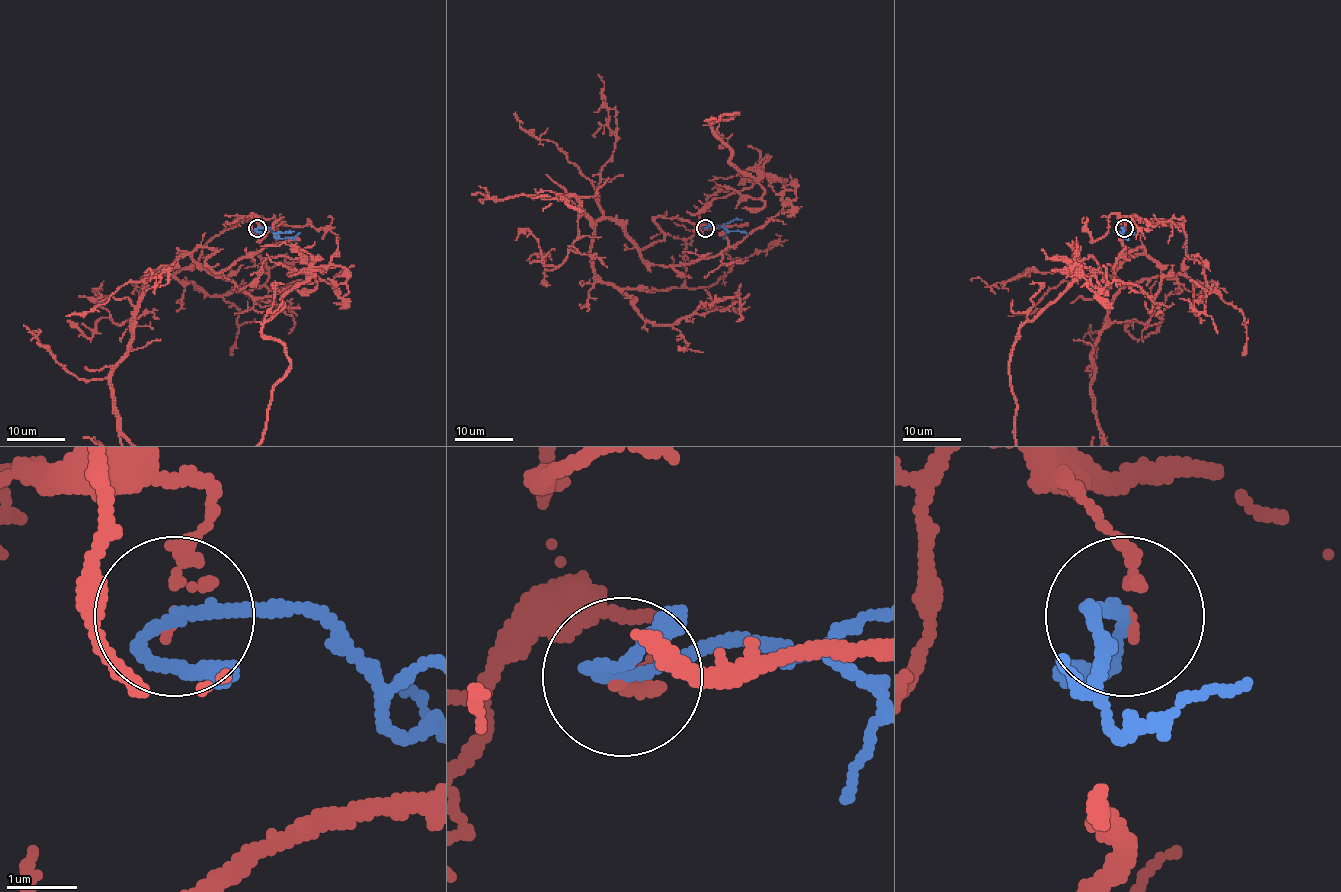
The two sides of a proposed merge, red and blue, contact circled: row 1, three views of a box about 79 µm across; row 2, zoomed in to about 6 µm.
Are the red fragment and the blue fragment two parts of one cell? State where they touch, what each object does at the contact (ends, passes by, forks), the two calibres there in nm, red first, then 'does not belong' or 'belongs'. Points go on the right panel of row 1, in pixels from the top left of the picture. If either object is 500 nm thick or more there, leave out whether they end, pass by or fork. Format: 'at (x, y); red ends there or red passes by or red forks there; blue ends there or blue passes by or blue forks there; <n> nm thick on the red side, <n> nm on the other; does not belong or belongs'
at (1124, 228); red ends there; blue passes by; 130 nm thick on the red side, 150 nm on the other; does not belong

